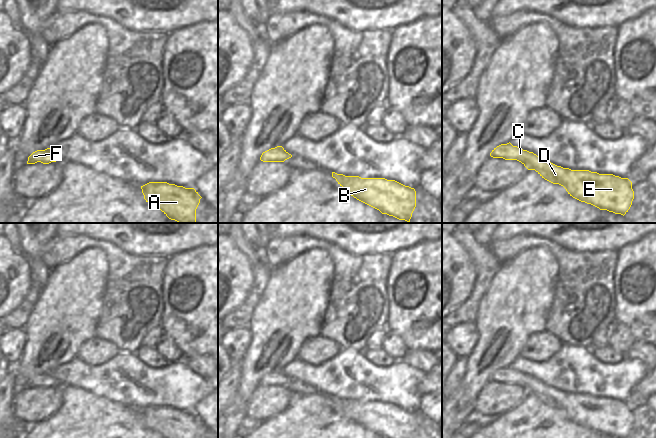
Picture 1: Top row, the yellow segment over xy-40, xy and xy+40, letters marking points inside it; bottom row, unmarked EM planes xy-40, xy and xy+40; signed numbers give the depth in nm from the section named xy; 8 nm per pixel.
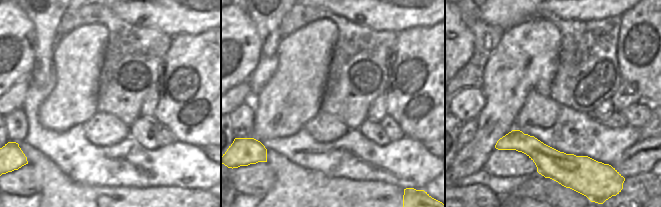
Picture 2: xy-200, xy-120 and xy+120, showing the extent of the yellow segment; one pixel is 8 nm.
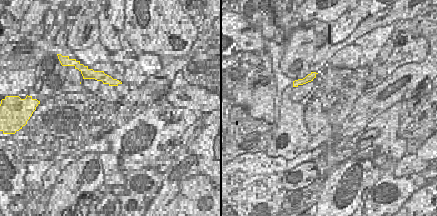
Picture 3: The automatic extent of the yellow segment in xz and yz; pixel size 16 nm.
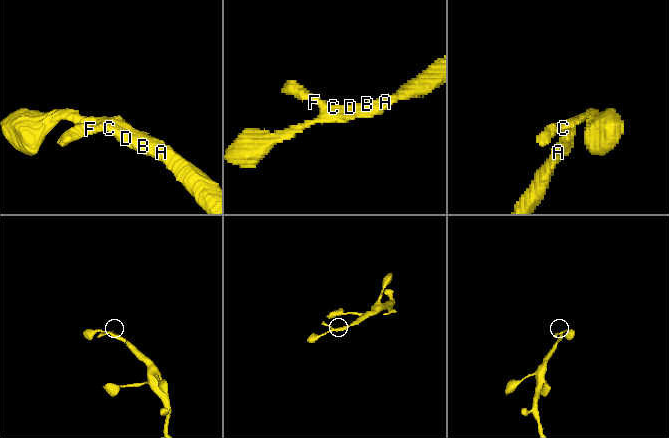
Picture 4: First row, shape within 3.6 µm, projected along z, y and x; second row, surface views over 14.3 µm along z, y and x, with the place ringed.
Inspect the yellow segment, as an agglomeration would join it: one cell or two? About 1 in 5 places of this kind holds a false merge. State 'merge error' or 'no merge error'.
no merge error

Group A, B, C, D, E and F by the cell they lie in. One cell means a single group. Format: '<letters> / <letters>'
A B C D E F

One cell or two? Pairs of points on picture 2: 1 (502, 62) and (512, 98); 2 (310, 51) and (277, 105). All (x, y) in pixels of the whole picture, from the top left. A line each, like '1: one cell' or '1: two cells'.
1: one cell
2: one cell

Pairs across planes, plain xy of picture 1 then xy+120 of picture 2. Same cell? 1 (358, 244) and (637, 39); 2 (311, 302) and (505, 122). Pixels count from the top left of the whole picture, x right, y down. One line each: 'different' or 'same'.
1: different
2: same

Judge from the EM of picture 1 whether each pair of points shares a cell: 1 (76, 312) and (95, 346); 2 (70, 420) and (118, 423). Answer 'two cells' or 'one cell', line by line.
1: two cells
2: one cell

